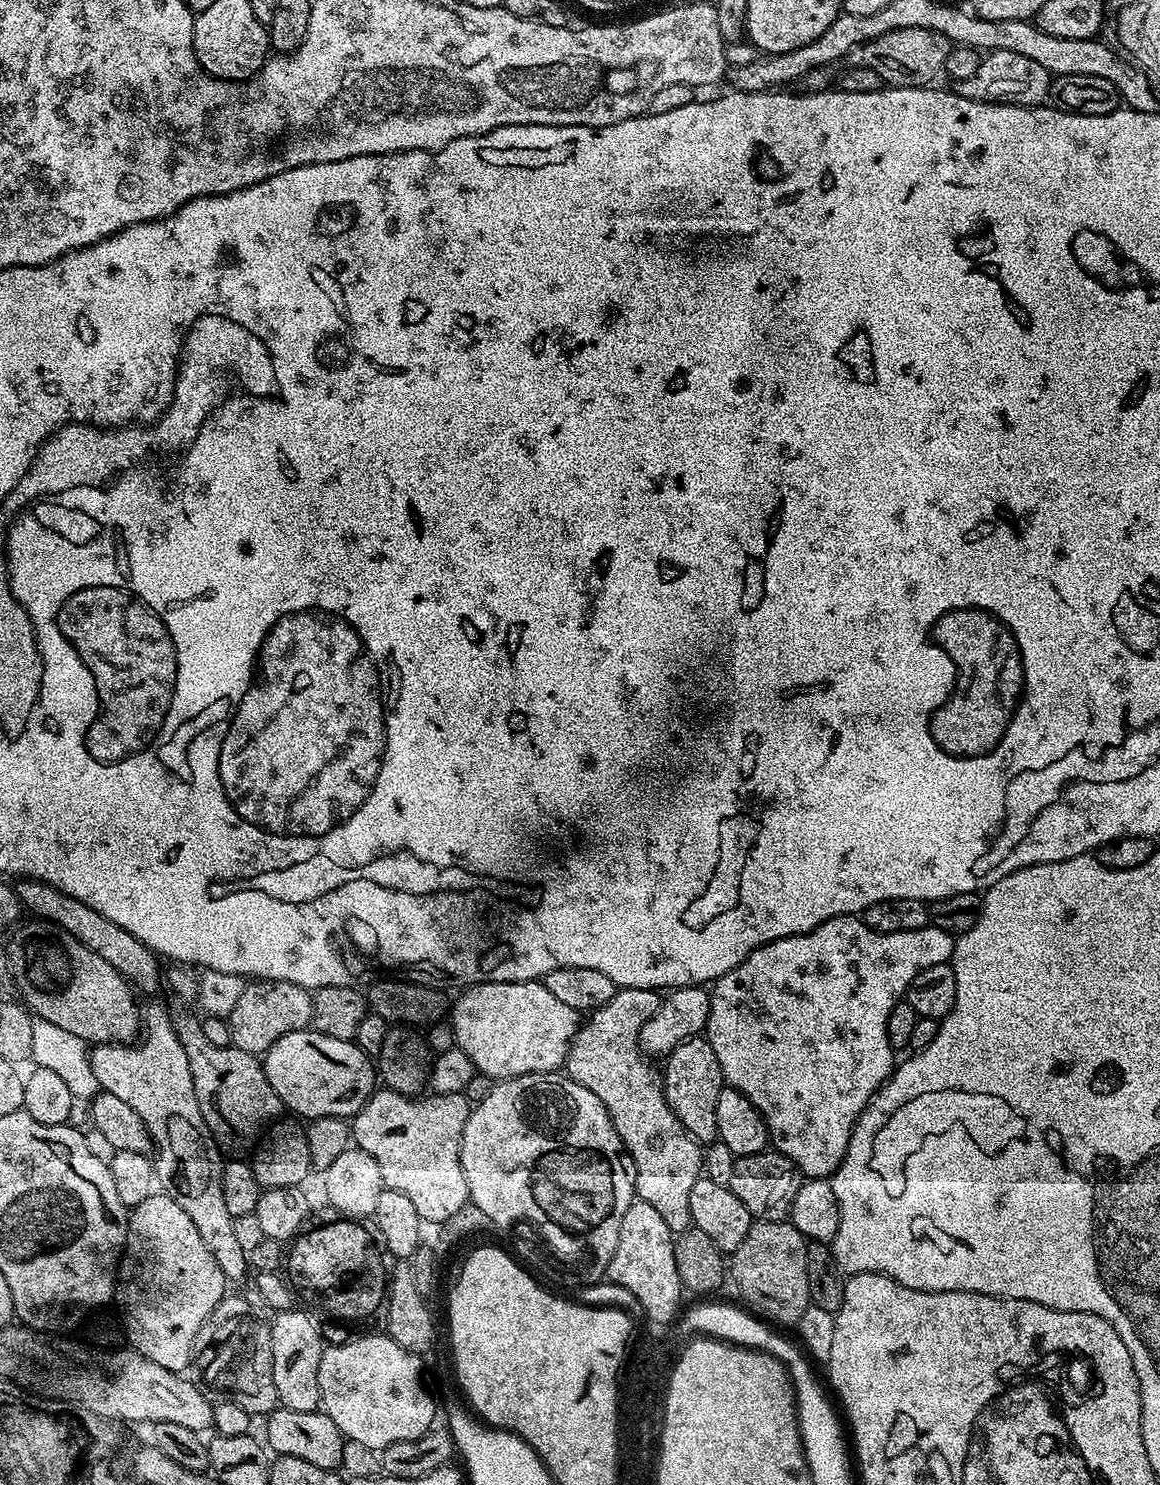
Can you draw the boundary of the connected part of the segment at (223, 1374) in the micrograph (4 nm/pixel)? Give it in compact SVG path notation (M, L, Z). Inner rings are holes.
M240 1294L225 1295L223 1300L206 1318L202 1330L198 1330L198 1338L192 1351L191 1371L196 1371L194 1383L202 1395L212 1404L234 1402L234 1406L242 1406L242 1410L253 1414L267 1414L277 1407L276 1391L274 1390L274 1358L270 1346L271 1327L259 1320L250 1312L249 1303Z

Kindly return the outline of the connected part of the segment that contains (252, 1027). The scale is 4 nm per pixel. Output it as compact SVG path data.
M252 980L245 983L242 990L242 998L234 1006L234 1010L227 1016L232 1035L231 1047L241 1048L253 1054L267 1052L278 1038L282 1038L291 1032L305 1031L312 1023L312 992L302 986L294 986L294 982L282 982L281 980Z

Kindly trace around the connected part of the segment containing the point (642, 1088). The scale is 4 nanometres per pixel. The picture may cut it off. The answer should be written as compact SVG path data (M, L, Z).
M655 988L616 991L606 1006L594 1010L581 1023L568 1051L566 1075L578 1086L586 1086L590 1094L598 1094L634 1169L635 1195L650 1202L673 1234L679 1234L693 1227L690 1190L702 1175L704 1148L685 1130L668 1105L663 1075L652 1069L653 1061L640 1049L642 1026L654 1018L661 1003L661 993Z

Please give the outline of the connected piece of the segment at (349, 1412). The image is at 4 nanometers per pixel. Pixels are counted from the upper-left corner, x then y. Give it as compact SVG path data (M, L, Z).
M387 1334L380 1336L360 1336L357 1340L348 1340L345 1344L336 1344L325 1347L322 1354L322 1362L318 1366L318 1390L320 1391L320 1408L329 1416L334 1418L334 1426L338 1426L338 1430L344 1435L345 1440L353 1440L354 1442L362 1442L362 1446L370 1446L377 1450L389 1448L394 1442L402 1442L403 1440L413 1440L422 1434L426 1434L433 1427L436 1412L438 1416L438 1404L432 1401L430 1393L424 1389L424 1380L420 1377L420 1360L421 1357L414 1352L408 1352L402 1346L398 1346L398 1342L394 1342Z

